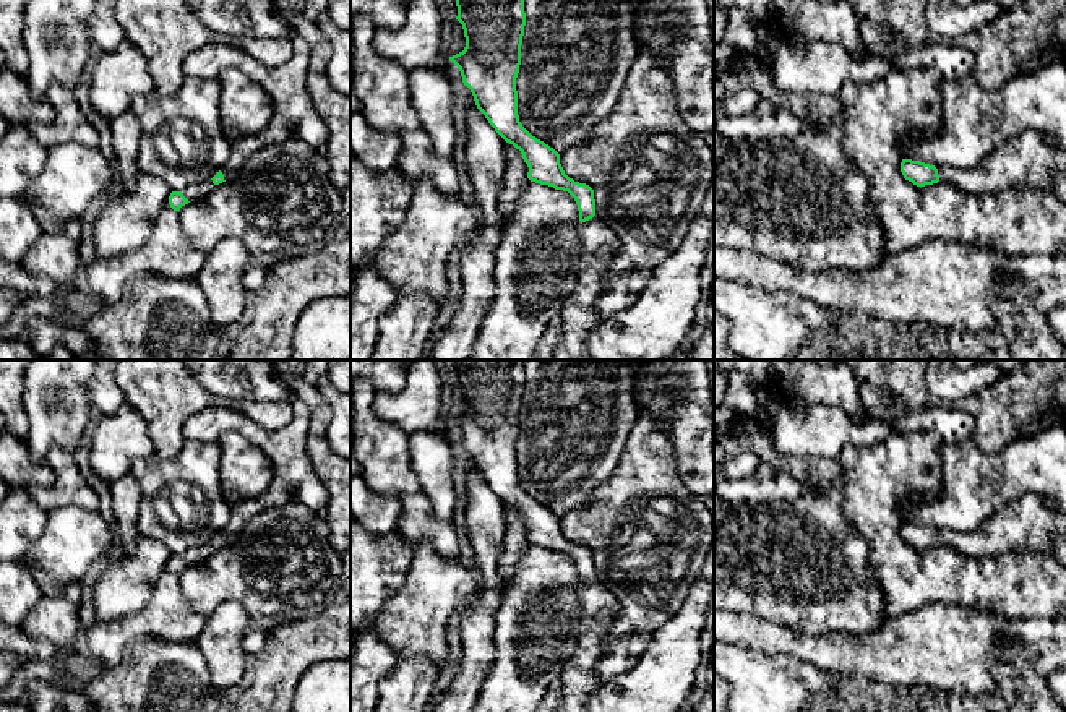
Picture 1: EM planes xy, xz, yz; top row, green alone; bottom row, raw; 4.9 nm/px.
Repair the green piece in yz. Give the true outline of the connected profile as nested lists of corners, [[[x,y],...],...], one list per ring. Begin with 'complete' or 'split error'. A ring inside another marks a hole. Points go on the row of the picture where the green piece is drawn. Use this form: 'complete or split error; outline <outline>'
split error; outline [[[1025,130],[1003,143],[974,169],[936,169],[920,161],[902,159],[901,172],[917,187],[943,182],[974,195],[1014,187],[1051,191],[1053,177],[1066,174],[1066,152],[1050,146],[1042,131]]]

